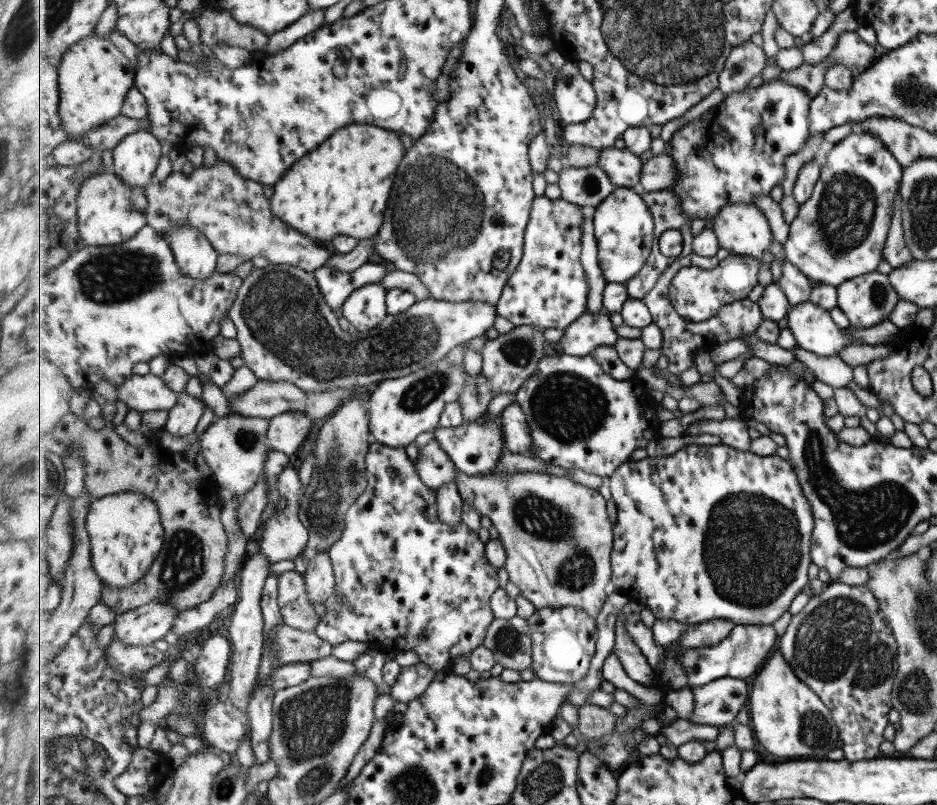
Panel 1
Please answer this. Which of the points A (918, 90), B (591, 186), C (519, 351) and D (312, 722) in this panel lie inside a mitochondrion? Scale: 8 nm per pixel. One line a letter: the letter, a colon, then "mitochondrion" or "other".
A: mitochondrion
B: mitochondrion
C: mitochondrion
D: mitochondrion

